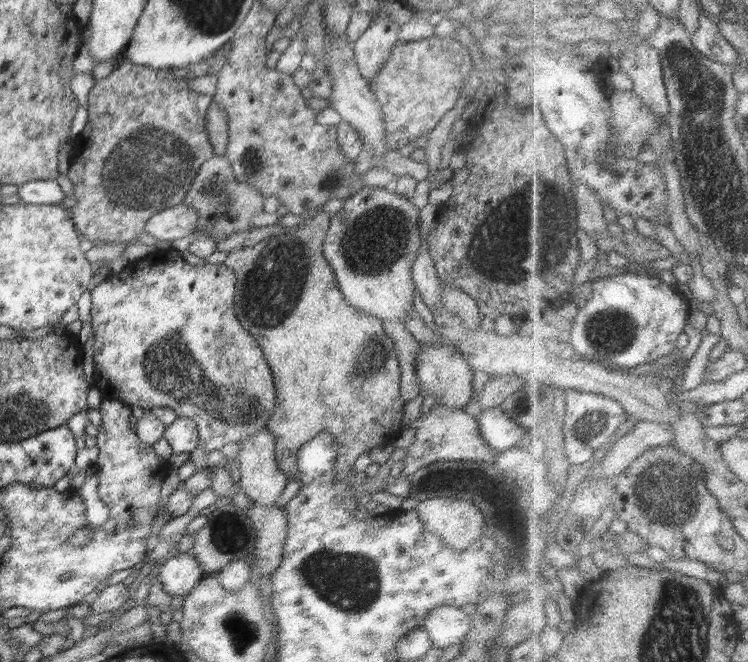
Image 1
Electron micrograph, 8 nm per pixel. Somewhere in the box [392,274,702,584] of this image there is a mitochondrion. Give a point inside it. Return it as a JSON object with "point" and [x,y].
{"point":[618,329]}

